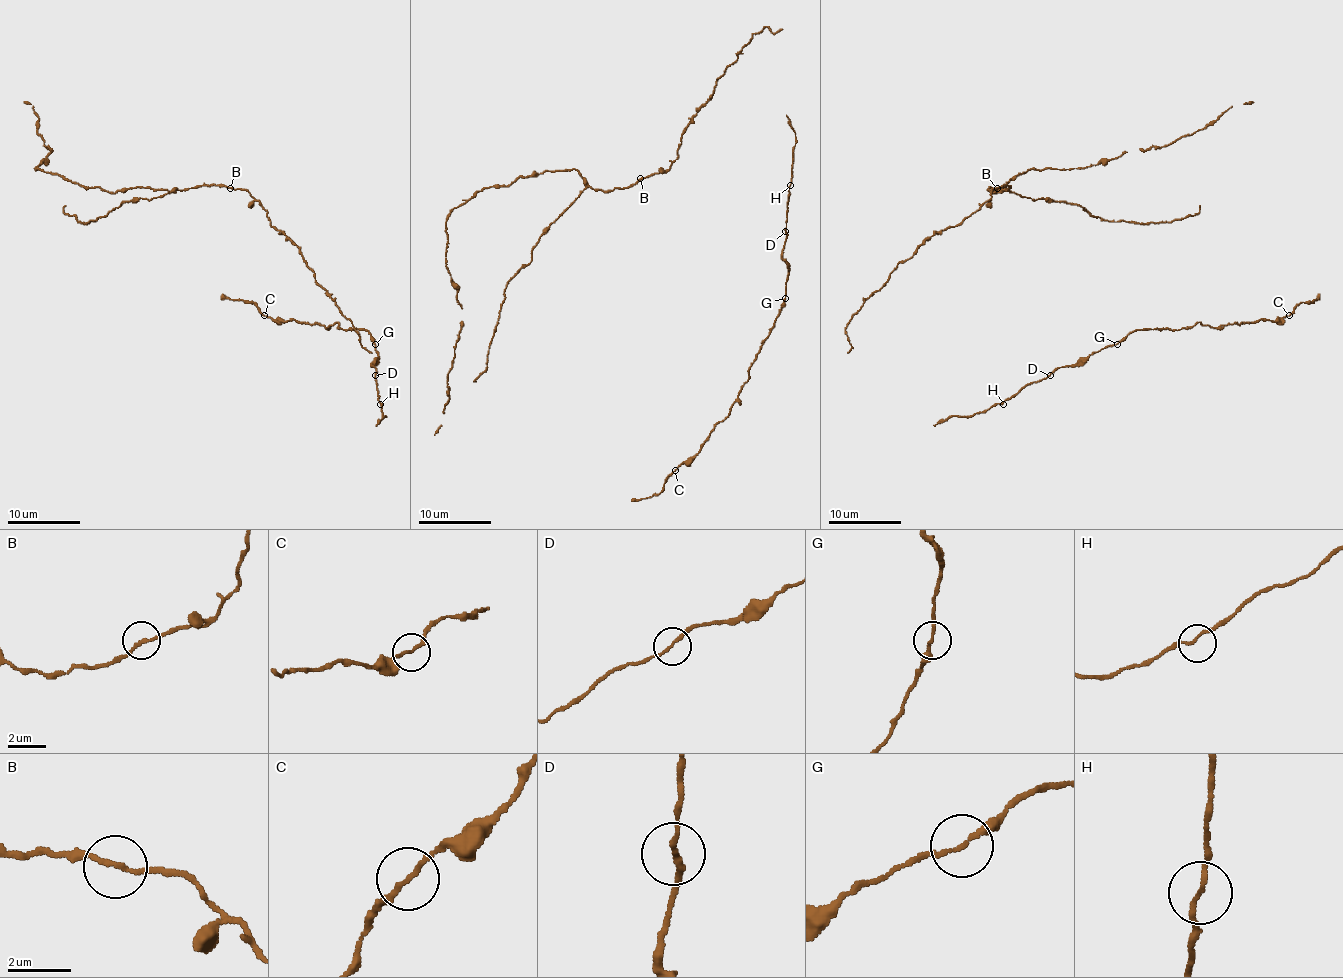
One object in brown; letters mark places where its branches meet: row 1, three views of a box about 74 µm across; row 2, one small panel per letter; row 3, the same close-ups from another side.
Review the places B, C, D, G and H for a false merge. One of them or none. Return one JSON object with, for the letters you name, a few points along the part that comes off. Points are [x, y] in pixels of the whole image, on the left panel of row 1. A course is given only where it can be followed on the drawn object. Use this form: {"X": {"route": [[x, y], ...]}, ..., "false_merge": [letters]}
{"false_merge": []}

